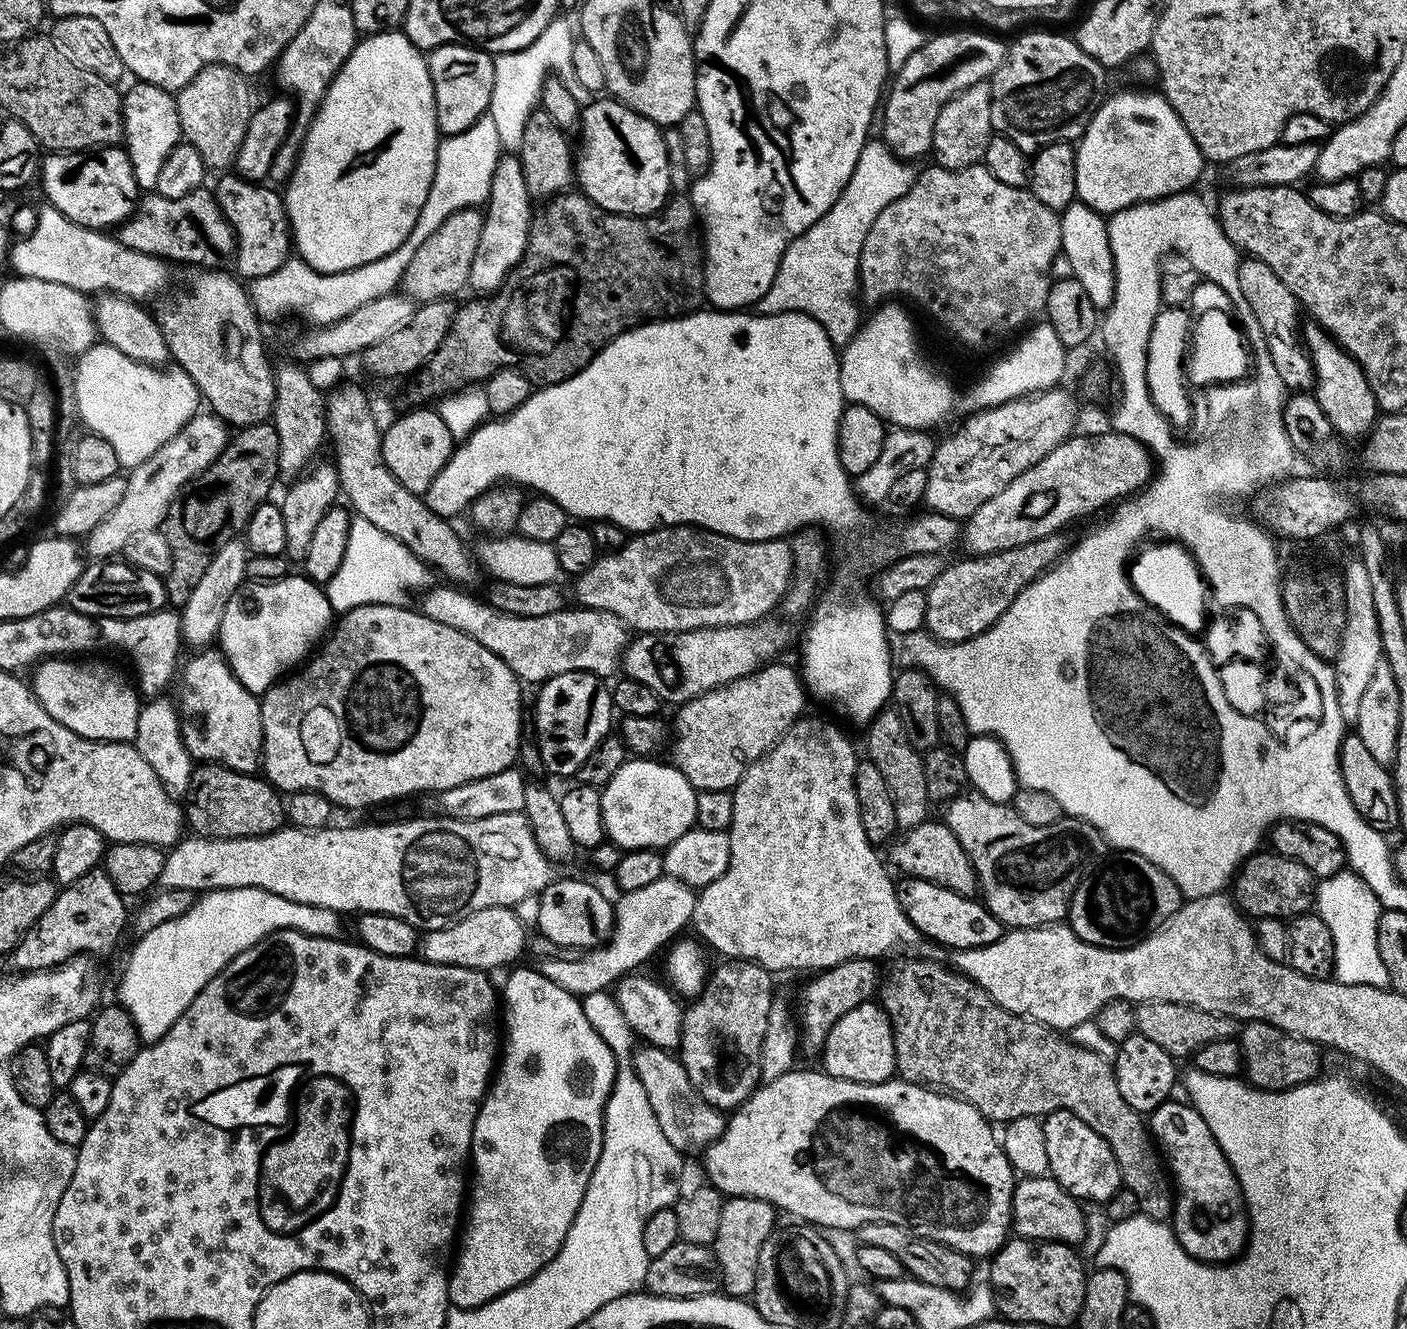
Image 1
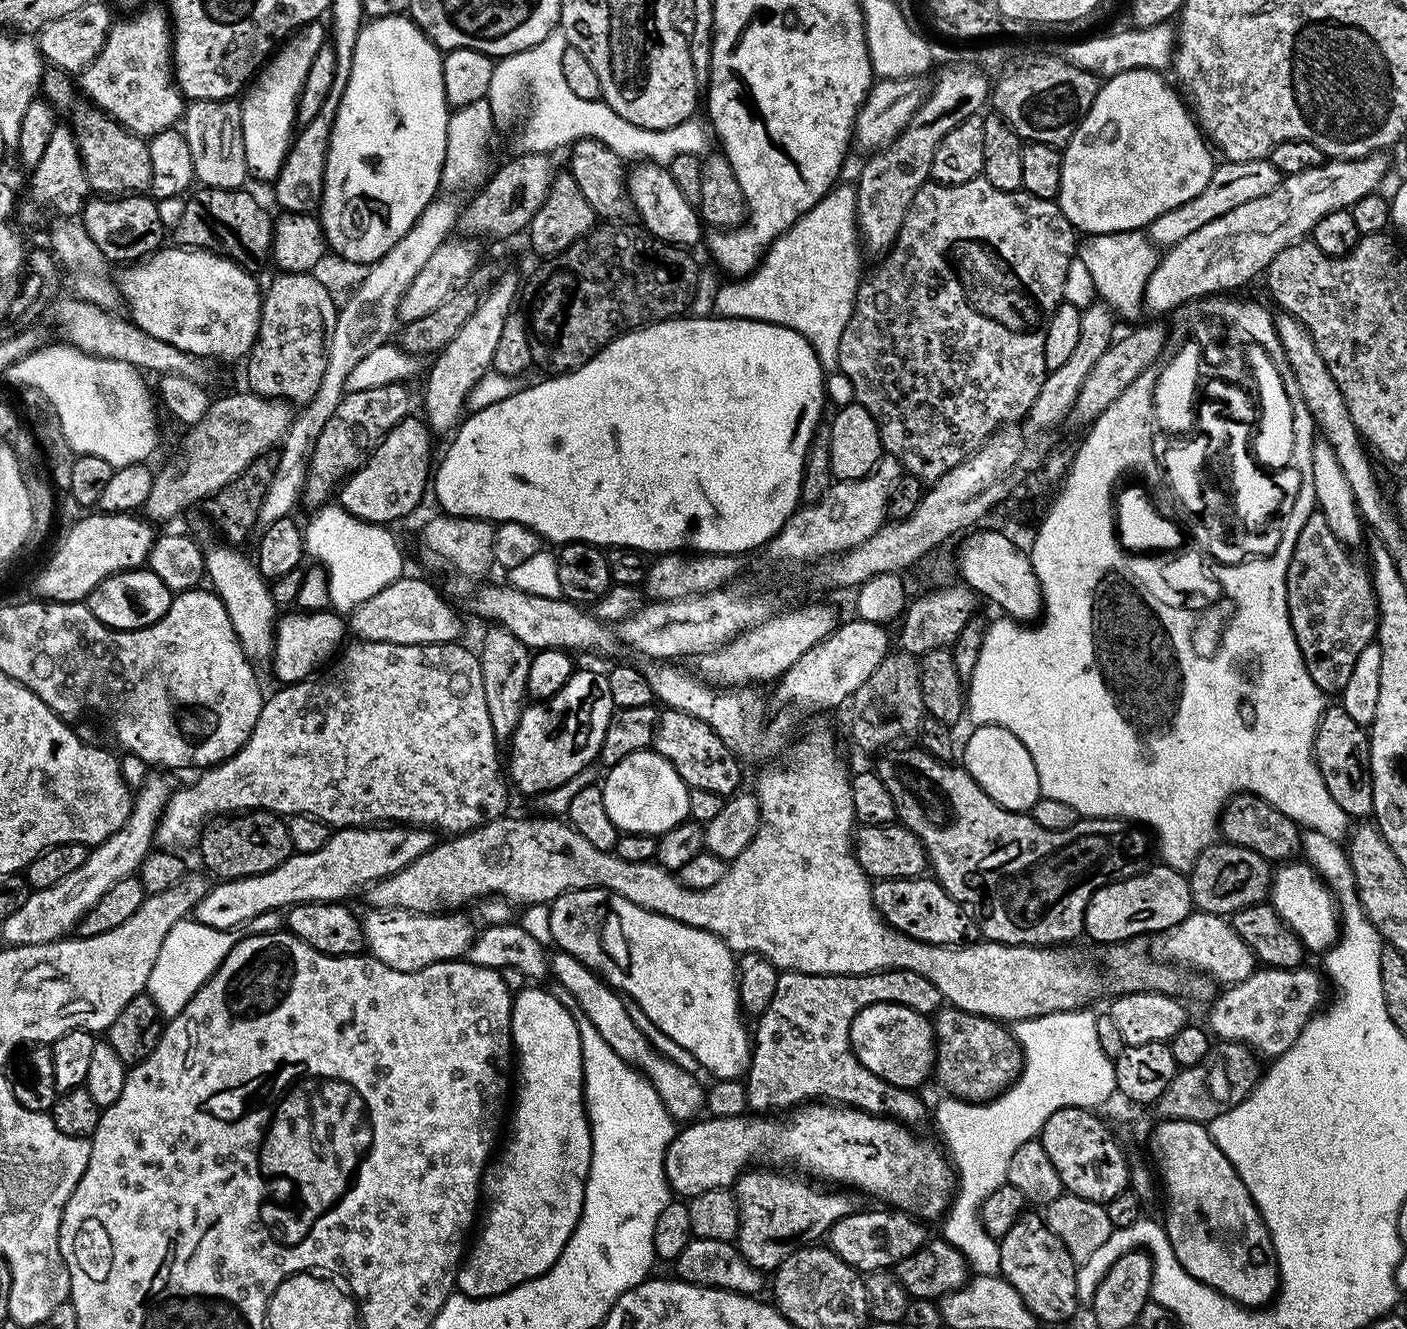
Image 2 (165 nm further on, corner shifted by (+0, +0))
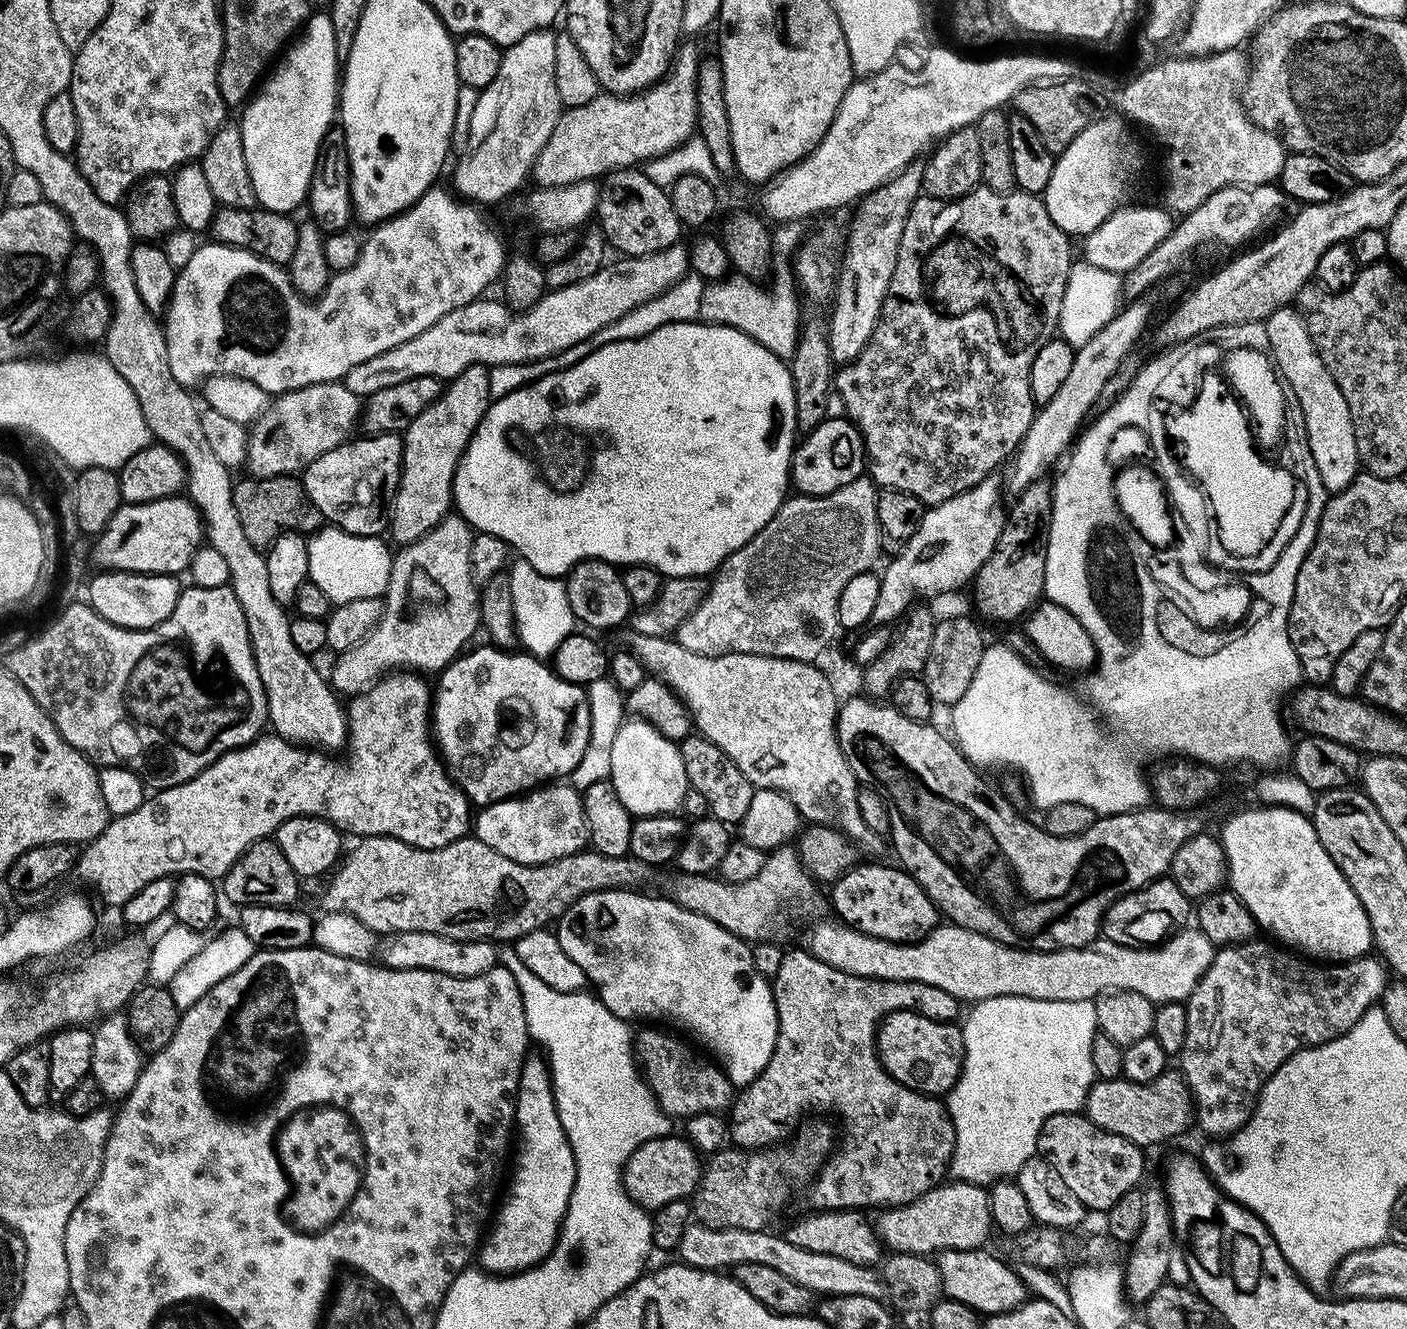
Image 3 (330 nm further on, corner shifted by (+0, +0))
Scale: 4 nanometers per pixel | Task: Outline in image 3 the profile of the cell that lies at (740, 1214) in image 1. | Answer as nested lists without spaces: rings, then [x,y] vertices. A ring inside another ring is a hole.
[[[796,948],[785,951],[782,962],[778,965],[778,974],[771,977],[772,997],[776,999],[776,1017],[778,1018],[778,1034],[776,1035],[776,1045],[774,1054],[770,1054],[770,1062],[766,1062],[766,1070],[754,1078],[745,1088],[739,1089],[738,1095],[732,1101],[730,1109],[730,1140],[735,1147],[745,1150],[760,1150],[765,1146],[776,1146],[793,1135],[794,1129],[805,1119],[804,1112],[812,1112],[815,1108],[829,1108],[832,1112],[840,1115],[840,1120],[844,1123],[844,1137],[839,1137],[838,1150],[833,1151],[828,1159],[824,1161],[818,1175],[811,1181],[812,1189],[808,1192],[808,1200],[811,1207],[816,1210],[869,1210],[876,1208],[897,1208],[903,1204],[914,1202],[922,1198],[931,1188],[937,1188],[945,1183],[952,1166],[952,1155],[956,1145],[956,1135],[954,1134],[954,1122],[950,1118],[945,1101],[935,1096],[927,1096],[921,1092],[910,1090],[902,1082],[898,1082],[882,1066],[880,1056],[876,1052],[876,1029],[885,1016],[891,1012],[901,1010],[911,1010],[920,1012],[923,1016],[931,1016],[934,1020],[952,1022],[961,1015],[962,1004],[953,994],[948,994],[941,987],[924,985],[922,982],[912,981],[884,981],[876,980],[874,977],[860,977],[852,973],[844,973],[826,962],[820,961],[818,957],[803,948]]]

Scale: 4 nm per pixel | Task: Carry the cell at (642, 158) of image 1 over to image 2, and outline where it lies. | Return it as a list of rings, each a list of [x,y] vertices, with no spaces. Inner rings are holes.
[[[640,162],[636,169],[628,172],[628,193],[632,195],[632,207],[635,215],[640,215],[639,223],[647,228],[651,236],[658,237],[668,244],[693,246],[701,243],[700,226],[702,227],[701,214],[678,190],[678,182],[668,173],[667,167],[657,163]]]

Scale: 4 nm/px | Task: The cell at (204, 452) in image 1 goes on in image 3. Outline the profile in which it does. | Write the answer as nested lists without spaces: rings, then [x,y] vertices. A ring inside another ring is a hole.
[[[331,380],[321,384],[311,384],[298,390],[279,393],[269,403],[268,409],[251,425],[248,433],[248,459],[246,468],[253,477],[291,476],[303,473],[310,462],[322,454],[334,450],[339,444],[349,443],[351,434],[362,420],[362,400],[355,396],[342,382]]]

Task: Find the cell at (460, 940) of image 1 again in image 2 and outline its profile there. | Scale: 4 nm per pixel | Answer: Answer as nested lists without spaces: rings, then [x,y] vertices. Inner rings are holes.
[[[368,908],[366,910],[364,916],[361,915],[360,925],[369,955],[384,965],[390,966],[392,970],[400,970],[403,973],[425,969],[426,966],[437,964],[438,961],[459,959],[467,953],[475,939],[475,927],[472,928],[462,917],[456,916],[460,914],[418,913],[406,911],[405,908]]]

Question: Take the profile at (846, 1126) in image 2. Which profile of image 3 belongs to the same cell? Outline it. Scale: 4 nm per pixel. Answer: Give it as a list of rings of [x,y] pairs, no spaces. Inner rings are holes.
[[[669,1134],[638,1146],[638,1150],[630,1154],[624,1164],[624,1189],[635,1204],[645,1210],[655,1210],[666,1206],[666,1202],[691,1197],[701,1171],[702,1156],[696,1147],[683,1135]]]

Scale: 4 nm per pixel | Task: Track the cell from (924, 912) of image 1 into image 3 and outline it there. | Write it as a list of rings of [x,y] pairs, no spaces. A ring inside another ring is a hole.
[[[857,863],[831,885],[832,908],[843,923],[864,935],[892,943],[917,943],[926,939],[941,923],[939,908],[918,886],[918,882],[899,866]]]

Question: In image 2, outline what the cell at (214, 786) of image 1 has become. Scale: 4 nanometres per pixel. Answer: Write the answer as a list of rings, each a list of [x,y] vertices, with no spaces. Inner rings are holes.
[[[241,812],[217,816],[205,823],[198,841],[200,860],[221,881],[262,875],[282,865],[293,854],[288,820],[274,812]]]

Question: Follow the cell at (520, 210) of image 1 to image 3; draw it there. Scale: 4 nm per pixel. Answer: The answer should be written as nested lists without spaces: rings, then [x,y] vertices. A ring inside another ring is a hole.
[[[471,364],[462,370],[462,374],[447,381],[440,396],[404,429],[400,481],[386,517],[386,528],[389,533],[392,531],[393,545],[403,546],[421,540],[453,511],[454,474],[492,402],[488,368],[483,364]]]

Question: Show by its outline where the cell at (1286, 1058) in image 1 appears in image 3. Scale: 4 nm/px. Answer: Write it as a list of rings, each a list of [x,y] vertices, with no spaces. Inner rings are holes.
[[[1166,1070],[1154,1082],[1130,1082],[1126,1079],[1102,1080],[1097,1079],[1084,1099],[1083,1111],[1090,1122],[1110,1134],[1118,1134],[1130,1142],[1140,1145],[1141,1149],[1148,1150],[1151,1144],[1164,1144],[1175,1136],[1180,1136],[1194,1124],[1194,1105],[1188,1084],[1179,1071]]]

